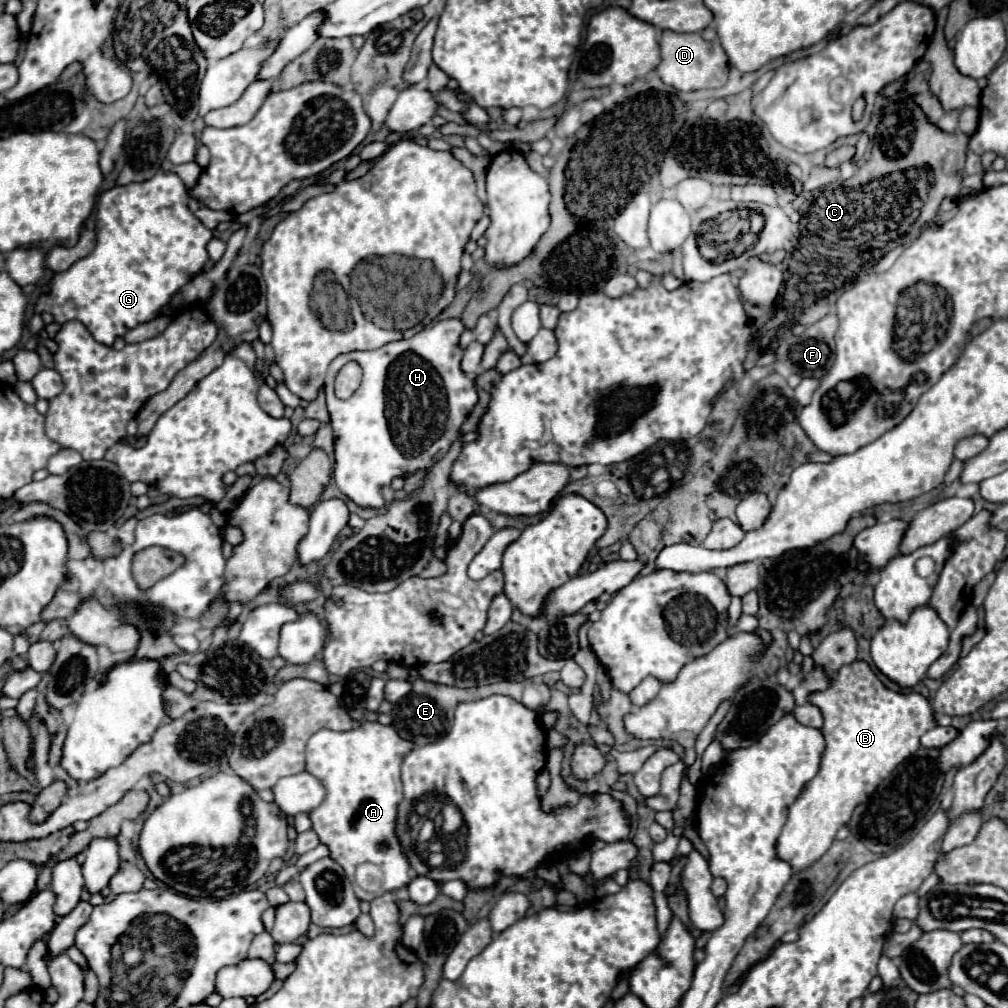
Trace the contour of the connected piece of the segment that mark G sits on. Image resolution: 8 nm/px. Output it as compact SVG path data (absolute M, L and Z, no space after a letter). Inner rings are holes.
M159 171L153 179L145 183L129 183L125 187L113 187L103 191L97 201L97 221L95 249L73 263L63 273L55 273L51 281L51 291L41 295L35 313L51 313L57 323L81 321L95 341L103 345L113 345L117 337L123 337L127 329L133 329L141 323L147 323L159 315L173 295L191 283L207 265L207 243L213 237L213 231L207 229L187 207L189 193L183 181L173 173Z

